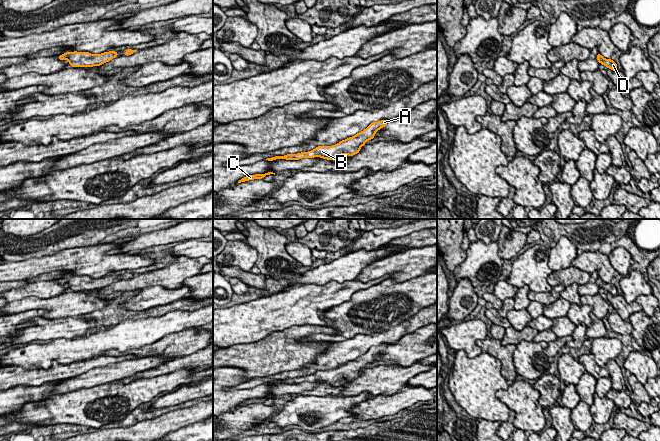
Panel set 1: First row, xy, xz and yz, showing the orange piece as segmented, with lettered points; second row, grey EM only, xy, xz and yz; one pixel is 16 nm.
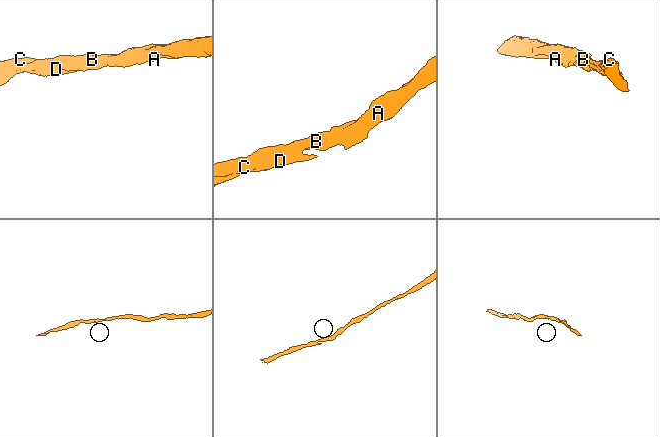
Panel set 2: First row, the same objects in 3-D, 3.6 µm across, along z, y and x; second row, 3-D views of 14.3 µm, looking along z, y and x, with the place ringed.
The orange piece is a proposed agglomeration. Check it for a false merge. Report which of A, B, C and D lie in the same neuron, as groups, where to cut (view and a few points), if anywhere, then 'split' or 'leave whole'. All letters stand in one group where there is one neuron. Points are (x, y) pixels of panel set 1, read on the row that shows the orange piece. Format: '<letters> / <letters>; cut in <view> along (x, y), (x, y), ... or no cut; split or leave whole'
A B C D; no cut; leave whole

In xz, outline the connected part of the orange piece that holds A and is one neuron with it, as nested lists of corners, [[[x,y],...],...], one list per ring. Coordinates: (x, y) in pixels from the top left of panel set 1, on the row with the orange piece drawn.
[[[381,120],[379,122],[372,122],[365,130],[349,137],[345,140],[332,146],[318,146],[309,152],[301,152],[297,154],[287,154],[284,156],[274,156],[267,158],[268,161],[277,159],[299,160],[301,158],[321,157],[322,159],[334,160],[336,157],[342,155],[353,156],[360,152],[360,148],[365,145],[368,140],[375,137],[375,133],[381,128],[385,127],[389,121]]]

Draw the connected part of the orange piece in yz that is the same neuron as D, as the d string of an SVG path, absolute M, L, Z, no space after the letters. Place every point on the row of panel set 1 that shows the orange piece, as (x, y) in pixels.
M600 53L597 54L596 58L600 64L603 64L612 71L617 71L617 64L615 61L603 58Z

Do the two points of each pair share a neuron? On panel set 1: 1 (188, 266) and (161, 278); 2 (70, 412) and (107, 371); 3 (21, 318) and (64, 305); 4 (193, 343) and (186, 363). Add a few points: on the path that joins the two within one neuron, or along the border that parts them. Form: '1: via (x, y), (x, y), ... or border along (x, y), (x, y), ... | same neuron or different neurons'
1: via (181, 271), (168, 277) | same neuron
2: border along (113, 380), (91, 387), (82, 387), (70, 392) | different neurons
3: border along (48, 310), (27, 309), (24, 311) | different neurons
4: border along (202, 348), (187, 355), (174, 358) | different neurons

